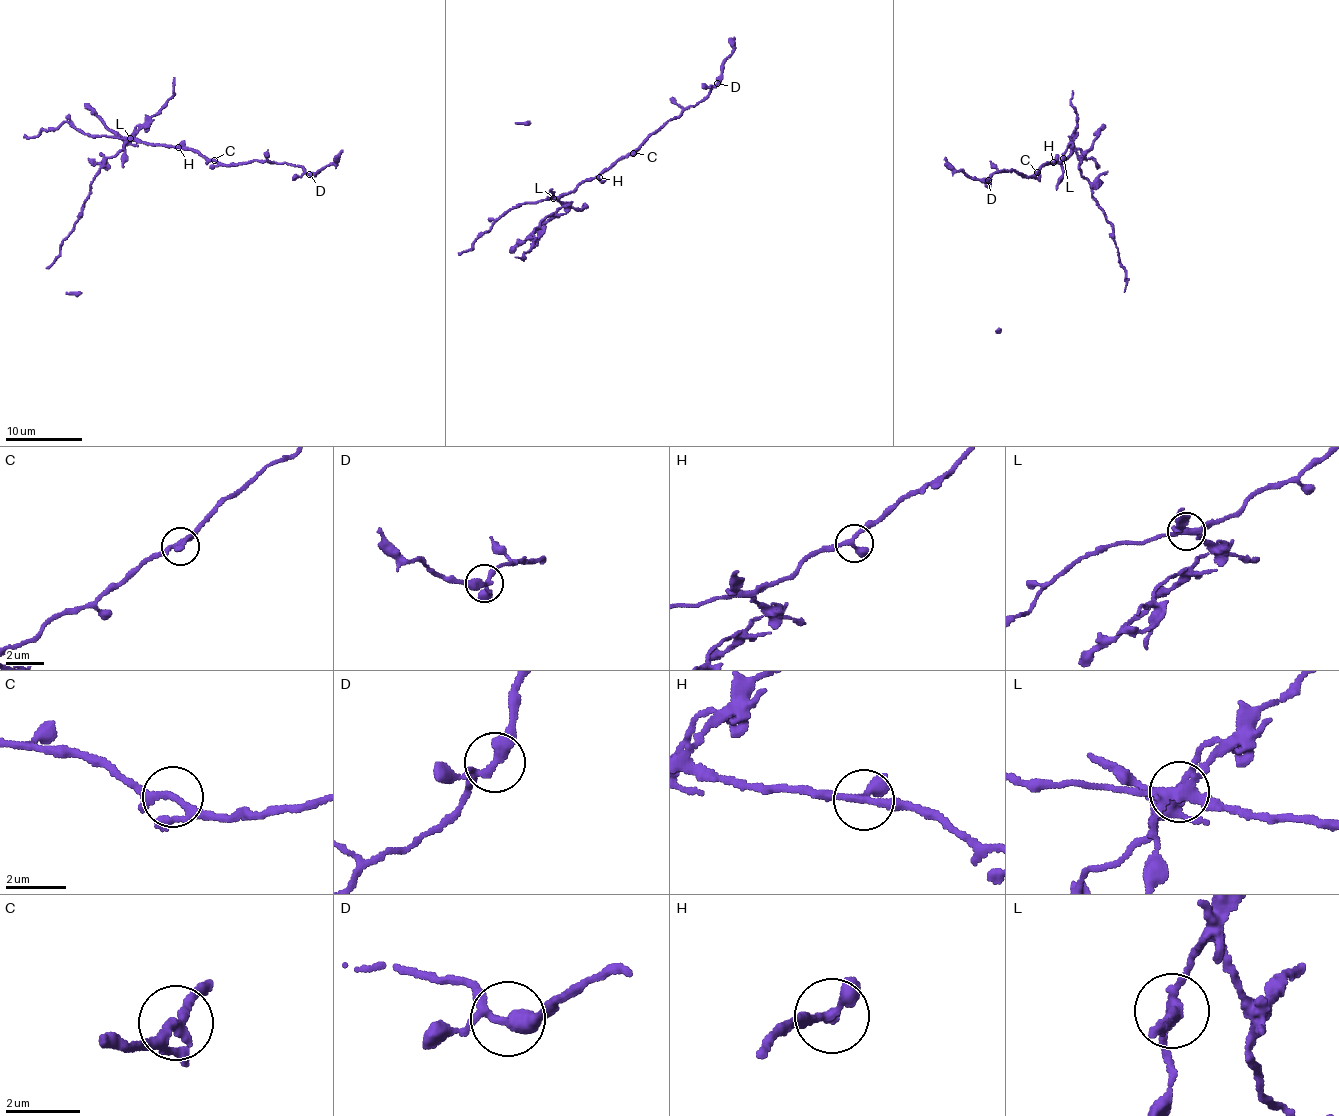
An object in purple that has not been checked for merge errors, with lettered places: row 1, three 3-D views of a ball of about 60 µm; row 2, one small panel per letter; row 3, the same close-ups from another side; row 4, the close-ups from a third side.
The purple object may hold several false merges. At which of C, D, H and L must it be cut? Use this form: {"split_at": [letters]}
{"split_at": ["L"]}

